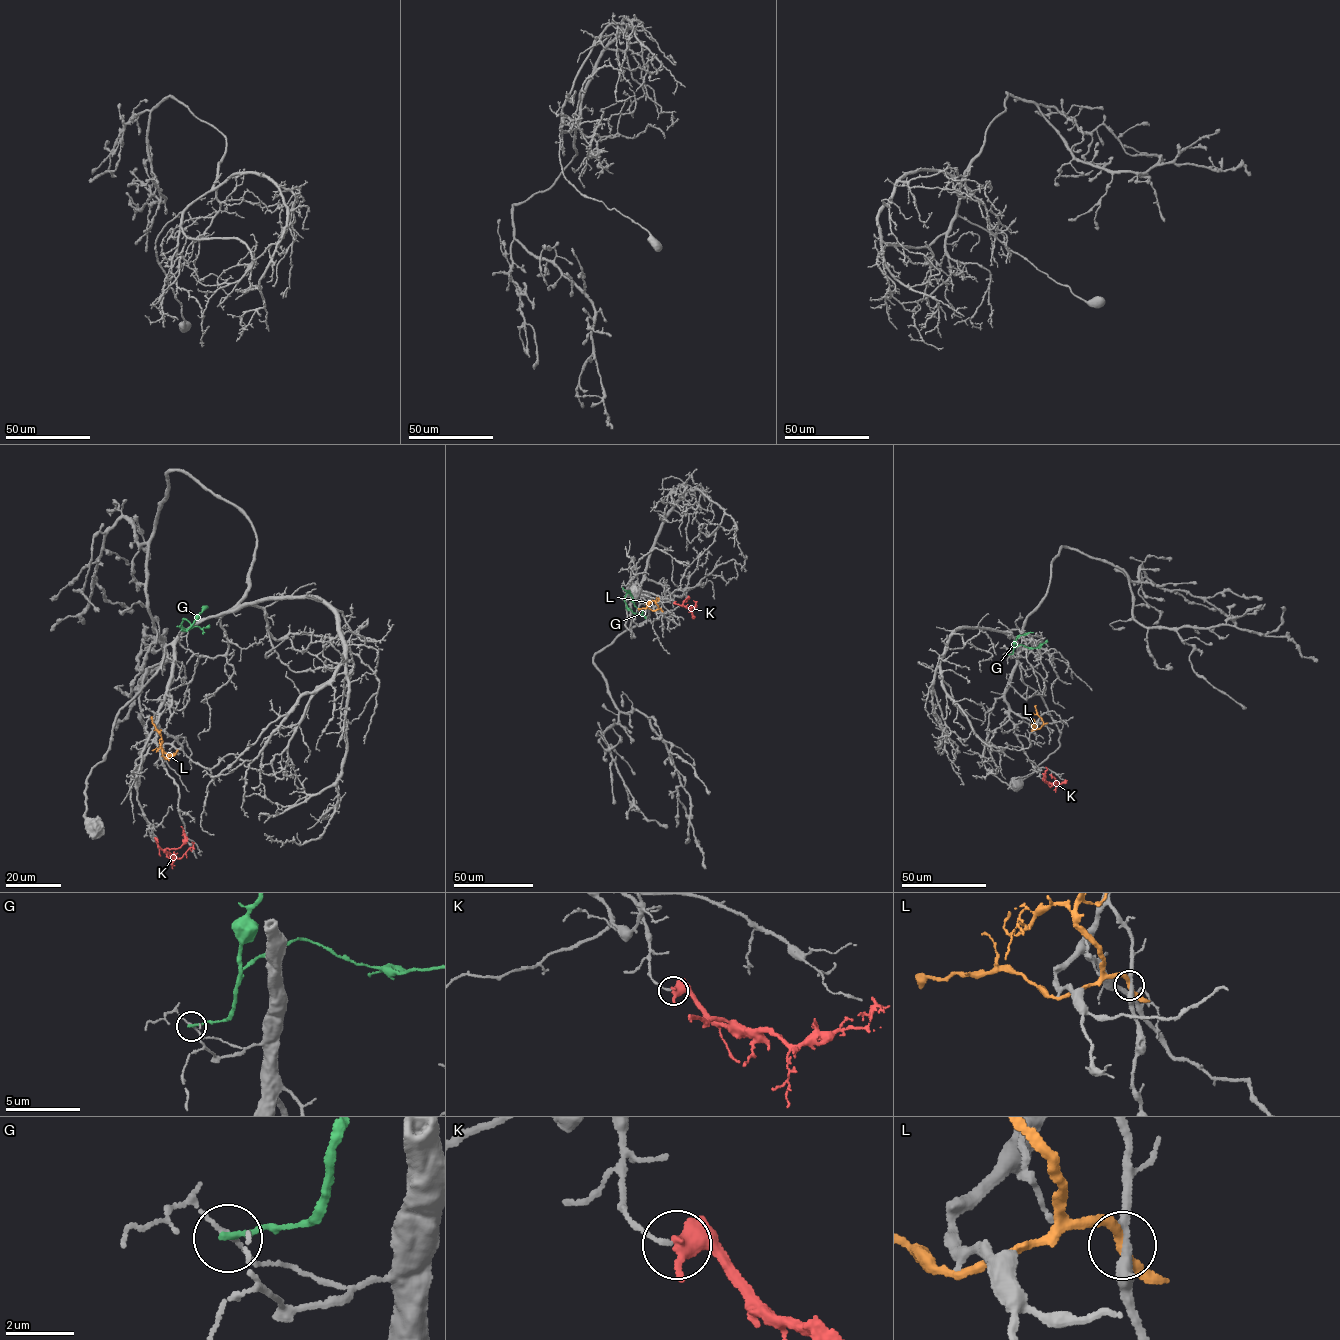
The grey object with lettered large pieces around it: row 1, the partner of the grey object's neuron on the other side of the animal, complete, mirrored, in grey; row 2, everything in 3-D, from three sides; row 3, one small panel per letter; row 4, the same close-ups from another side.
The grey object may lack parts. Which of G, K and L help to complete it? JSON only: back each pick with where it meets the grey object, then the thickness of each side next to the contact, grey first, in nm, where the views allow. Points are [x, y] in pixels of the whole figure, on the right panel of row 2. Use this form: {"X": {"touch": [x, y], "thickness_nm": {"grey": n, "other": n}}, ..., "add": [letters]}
{"add": []}

